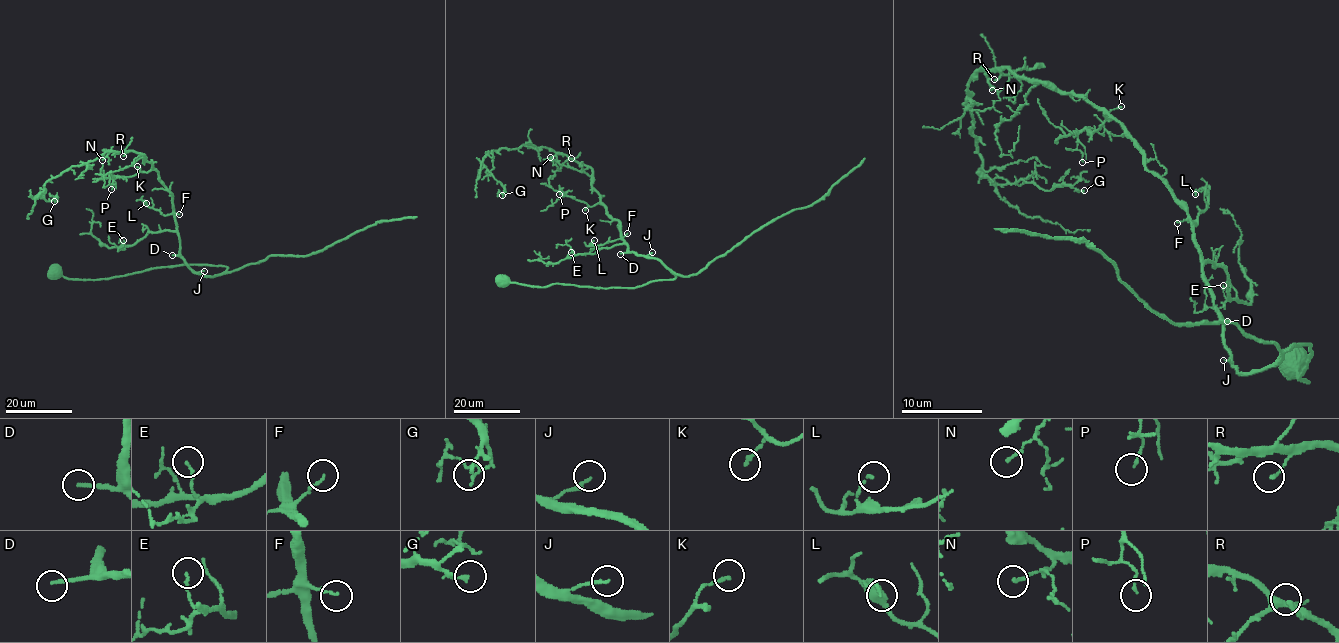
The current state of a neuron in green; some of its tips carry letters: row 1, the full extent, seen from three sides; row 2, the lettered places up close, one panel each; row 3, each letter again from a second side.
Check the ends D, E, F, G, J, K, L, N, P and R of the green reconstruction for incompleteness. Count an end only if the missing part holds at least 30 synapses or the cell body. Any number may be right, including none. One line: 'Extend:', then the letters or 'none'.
Extend: D

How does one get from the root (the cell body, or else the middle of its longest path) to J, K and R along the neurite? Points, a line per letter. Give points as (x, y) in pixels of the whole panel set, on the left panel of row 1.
J: (55, 272), (70, 279), (99, 280), (188, 264), (227, 267), (214, 276), (202, 276), (199, 272), (204, 271)
K: (55, 272), (99, 280), (188, 264), (226, 270), (201, 276), (189, 266), (172, 194), (155, 170), (137, 166)
R: (55, 272), (99, 280), (188, 264), (226, 270), (201, 276), (189, 266), (172, 194), (141, 153), (123, 156)

